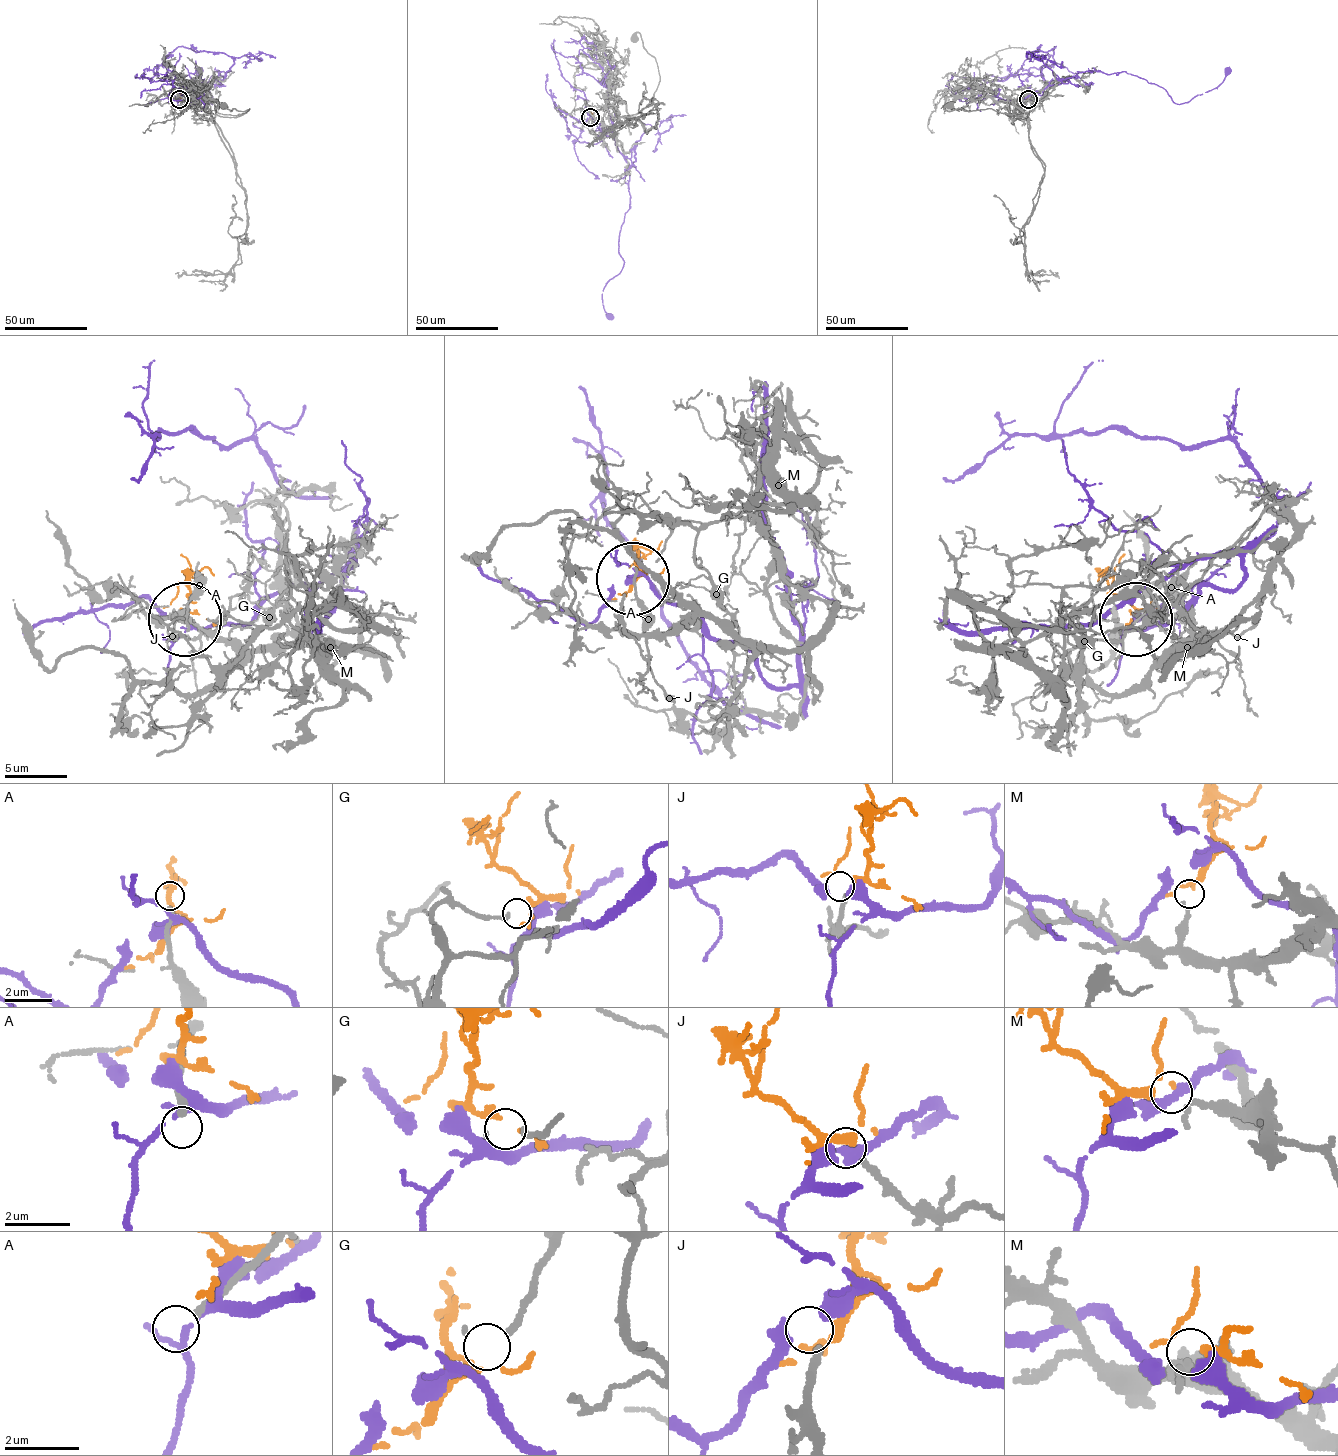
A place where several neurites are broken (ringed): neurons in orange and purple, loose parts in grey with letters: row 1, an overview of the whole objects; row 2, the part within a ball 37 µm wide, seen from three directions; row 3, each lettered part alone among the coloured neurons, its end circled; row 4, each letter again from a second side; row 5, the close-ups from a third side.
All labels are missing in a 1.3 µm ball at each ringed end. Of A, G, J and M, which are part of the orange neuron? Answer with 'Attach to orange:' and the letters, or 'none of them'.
Attach to orange: M

